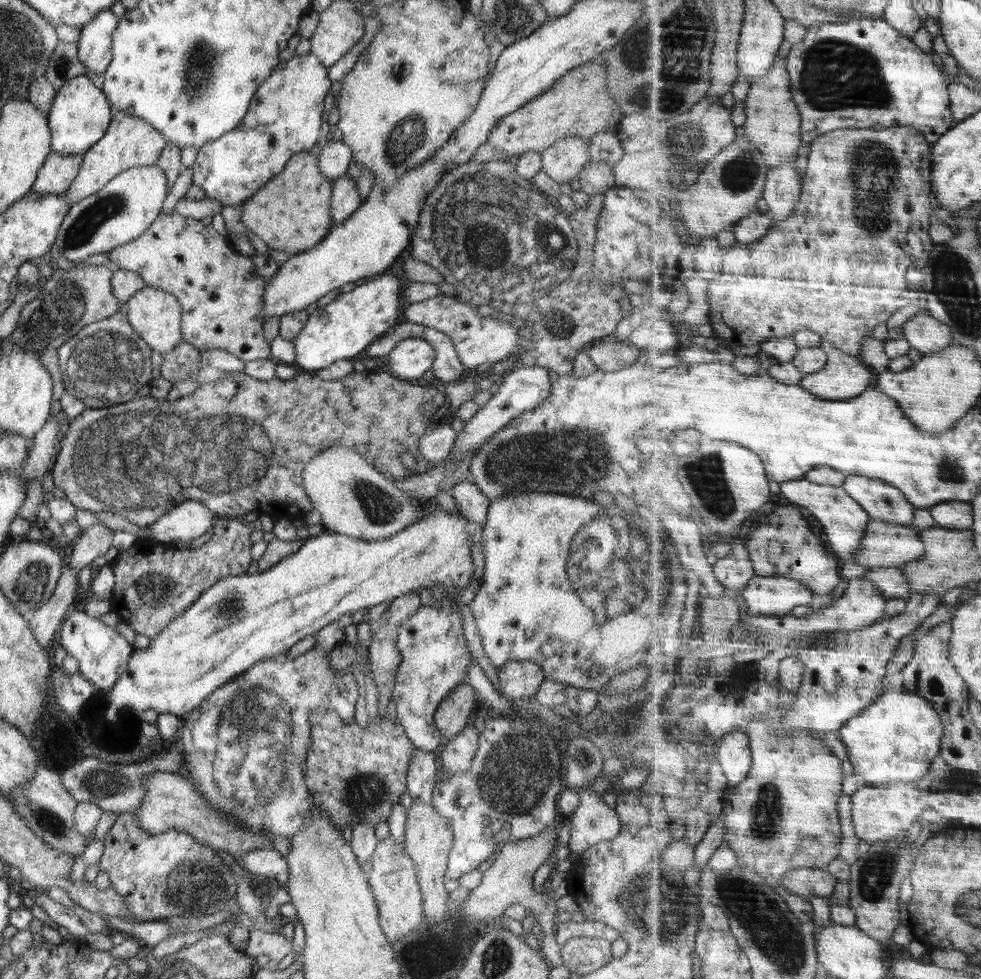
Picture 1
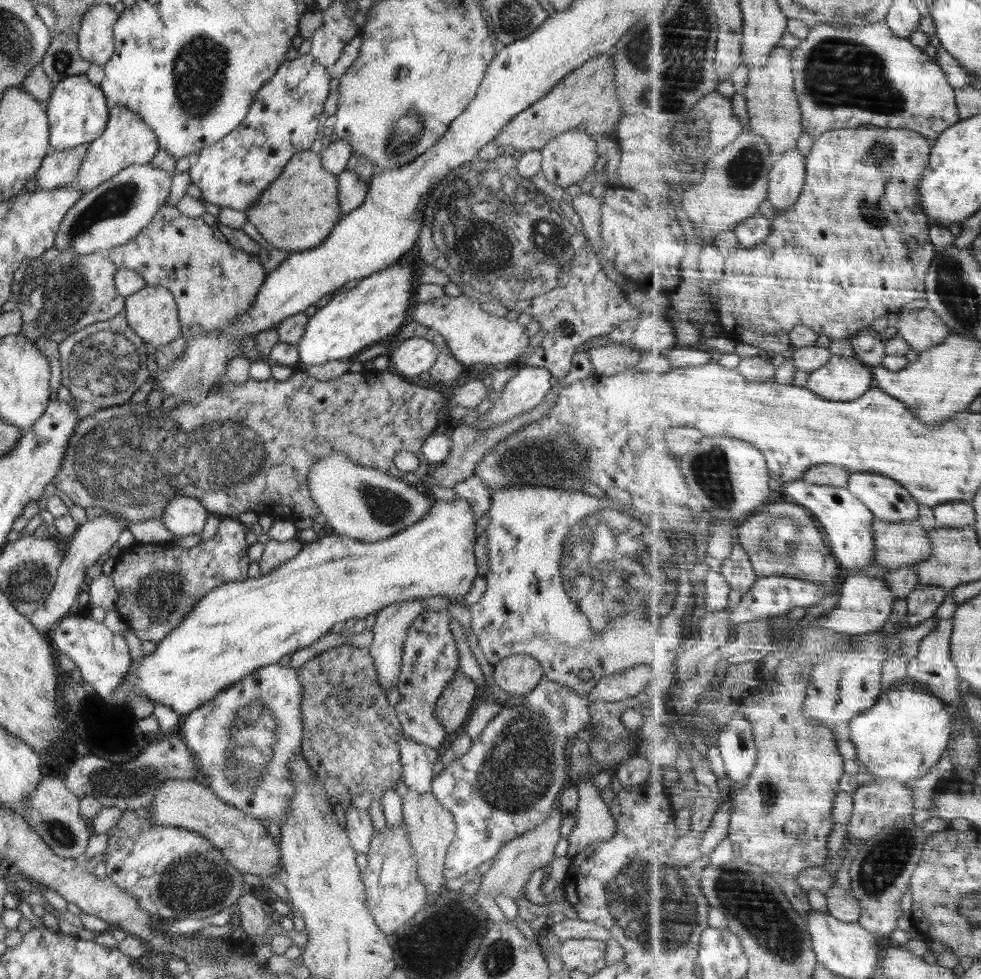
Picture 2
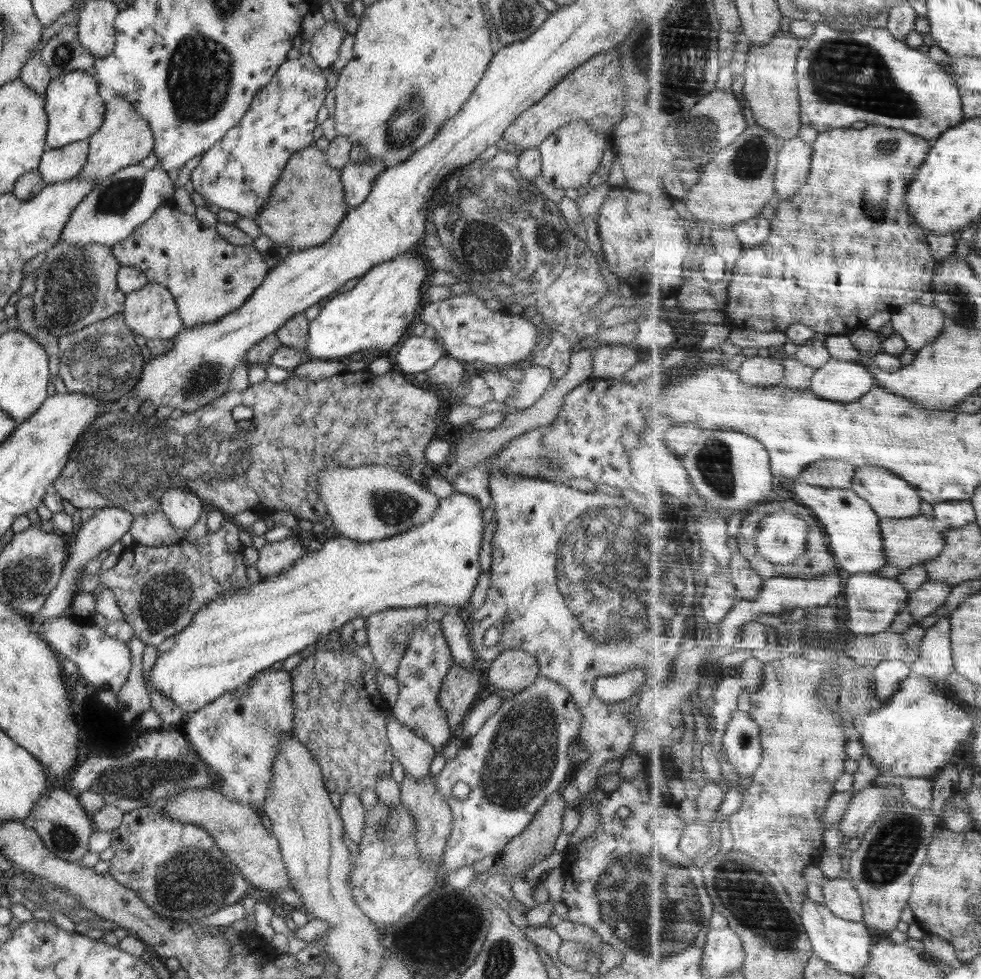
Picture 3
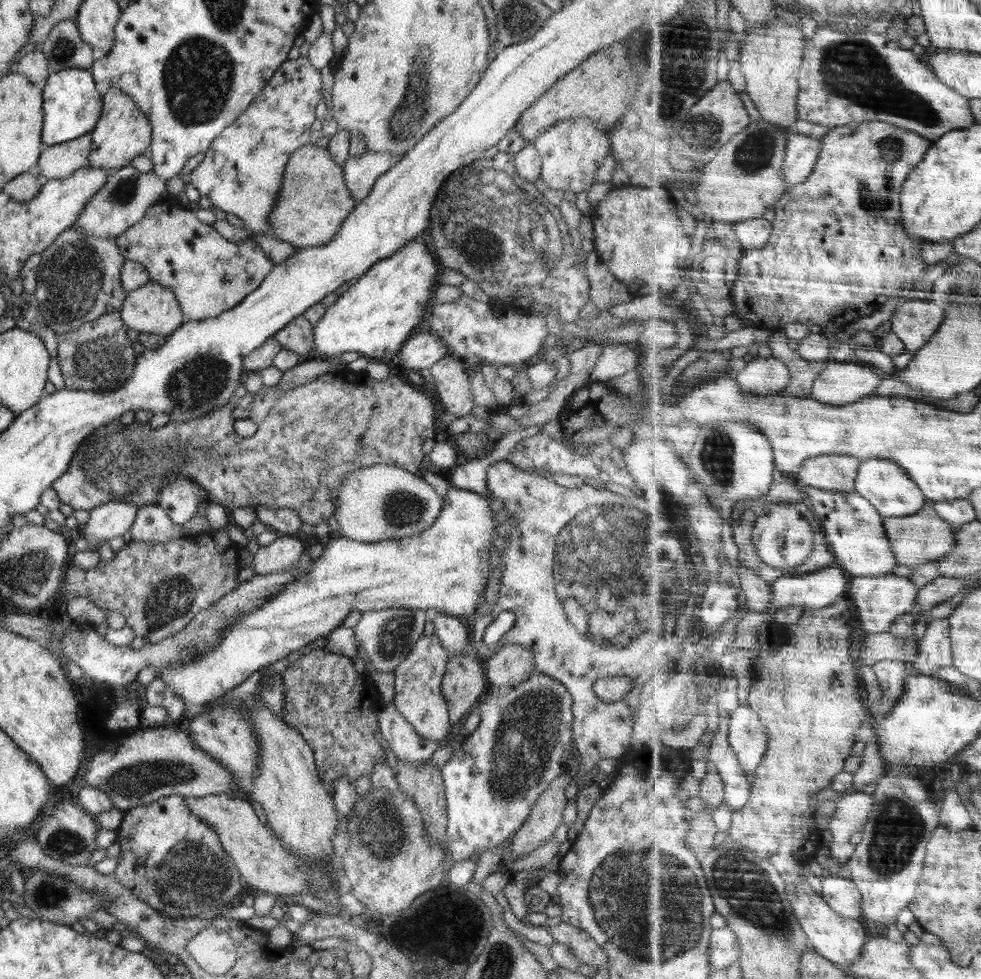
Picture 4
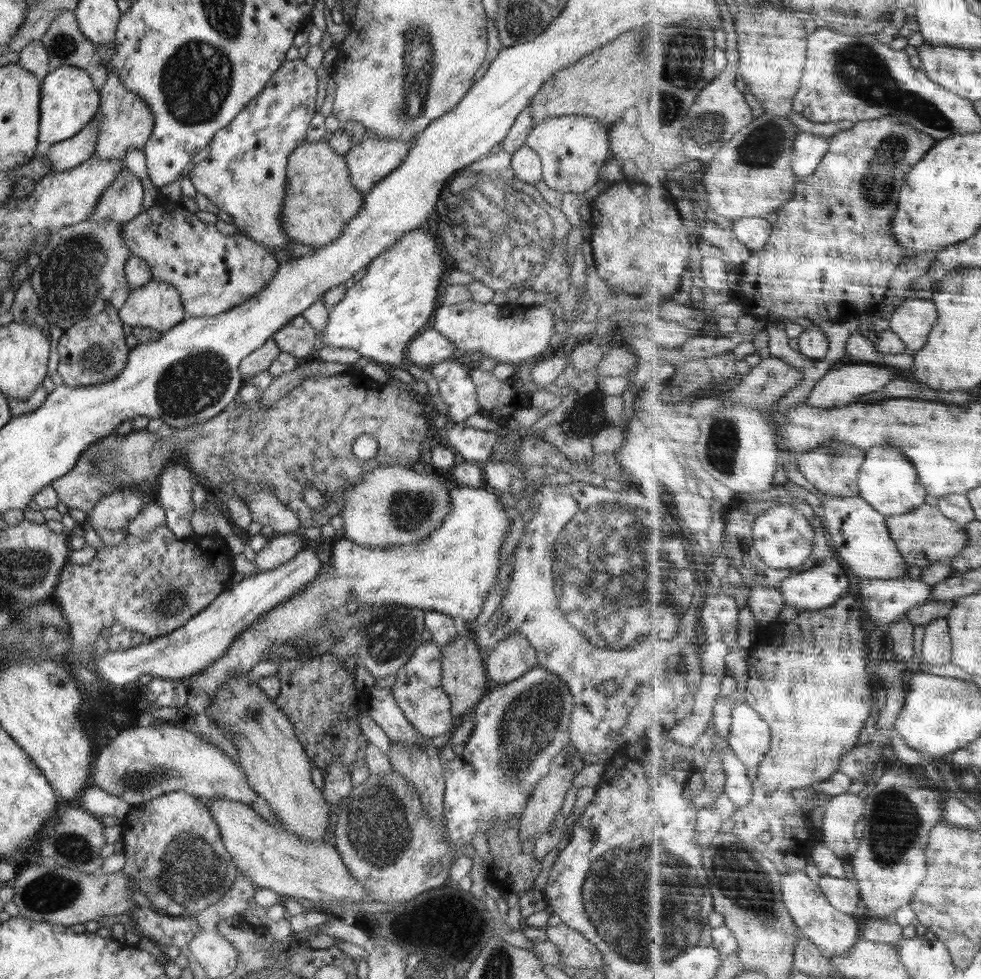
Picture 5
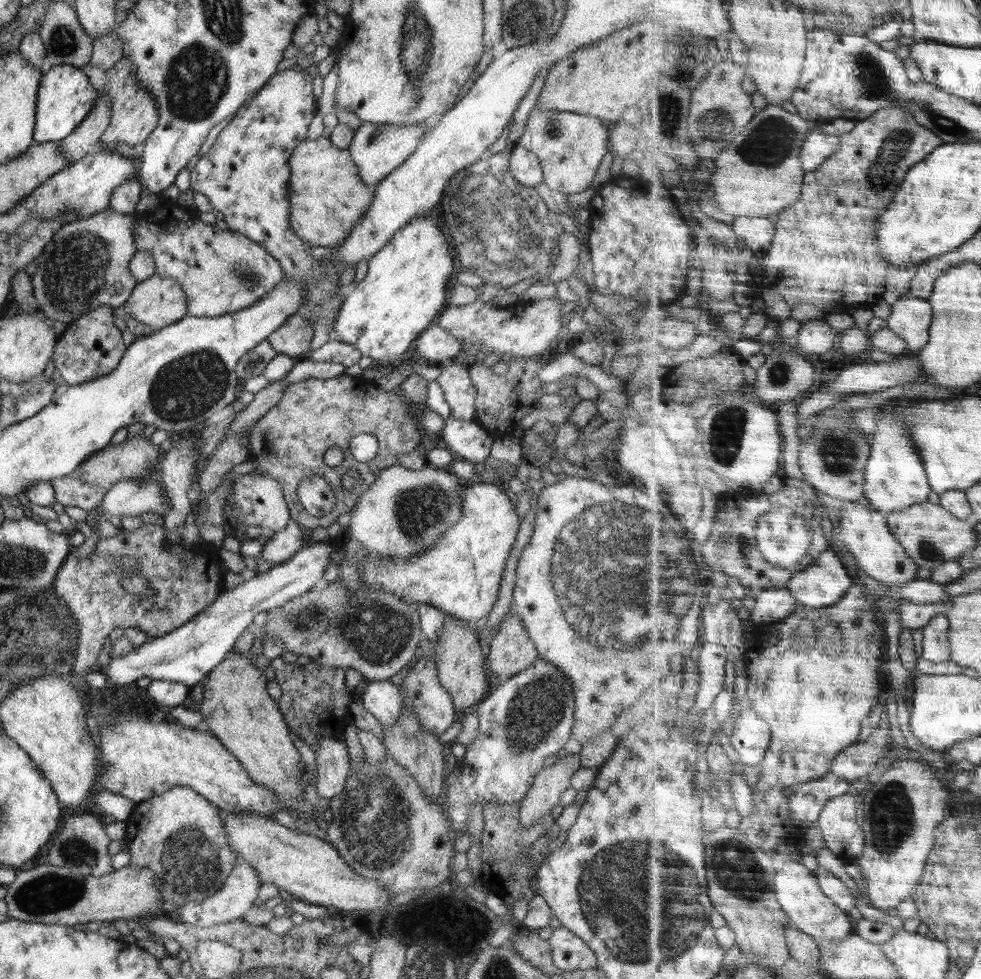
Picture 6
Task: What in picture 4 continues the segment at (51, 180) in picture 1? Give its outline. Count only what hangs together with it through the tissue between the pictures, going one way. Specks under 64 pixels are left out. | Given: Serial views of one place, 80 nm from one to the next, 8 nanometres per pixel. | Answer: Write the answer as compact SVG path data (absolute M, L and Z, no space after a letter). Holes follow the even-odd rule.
M92 131L57 145L48 145L37 162L37 167L47 179L67 177L79 168L90 165Z

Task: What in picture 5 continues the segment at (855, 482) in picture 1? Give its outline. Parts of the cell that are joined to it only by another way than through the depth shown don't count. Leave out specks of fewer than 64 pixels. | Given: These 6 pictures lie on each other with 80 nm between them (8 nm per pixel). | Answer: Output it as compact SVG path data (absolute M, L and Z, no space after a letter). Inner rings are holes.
M879 446L868 453L863 470L860 471L859 485L861 497L865 498L876 510L889 516L906 514L926 504L927 486L921 479L918 468L911 458L902 454L902 450L893 446Z

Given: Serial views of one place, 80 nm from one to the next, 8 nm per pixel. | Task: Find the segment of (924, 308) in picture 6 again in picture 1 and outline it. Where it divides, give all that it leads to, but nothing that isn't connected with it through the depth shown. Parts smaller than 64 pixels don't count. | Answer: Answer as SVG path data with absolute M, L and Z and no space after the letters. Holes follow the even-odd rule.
M921 310L904 326L905 337L913 348L925 354L948 350L955 341L952 328L932 316L929 311Z

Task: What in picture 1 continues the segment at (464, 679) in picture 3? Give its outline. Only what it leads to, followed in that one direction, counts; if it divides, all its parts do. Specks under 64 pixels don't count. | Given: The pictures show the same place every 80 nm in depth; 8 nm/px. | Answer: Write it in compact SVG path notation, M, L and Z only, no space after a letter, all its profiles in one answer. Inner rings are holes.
M464 680L459 682L436 707L433 721L442 737L453 739L468 722L477 694Z

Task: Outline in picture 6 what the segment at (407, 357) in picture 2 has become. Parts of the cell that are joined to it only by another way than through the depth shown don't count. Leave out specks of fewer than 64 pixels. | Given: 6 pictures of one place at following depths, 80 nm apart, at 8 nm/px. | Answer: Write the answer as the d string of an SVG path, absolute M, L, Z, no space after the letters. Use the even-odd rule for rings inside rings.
M433 323L415 340L412 350L418 362L440 365L455 359L461 346L450 332Z

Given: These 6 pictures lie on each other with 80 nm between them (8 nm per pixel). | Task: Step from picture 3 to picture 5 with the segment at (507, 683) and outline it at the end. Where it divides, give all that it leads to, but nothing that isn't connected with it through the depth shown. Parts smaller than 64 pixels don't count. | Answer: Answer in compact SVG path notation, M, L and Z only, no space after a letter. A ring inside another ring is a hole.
M512 633L500 642L486 658L486 674L498 685L515 681L538 666L536 651L523 634Z

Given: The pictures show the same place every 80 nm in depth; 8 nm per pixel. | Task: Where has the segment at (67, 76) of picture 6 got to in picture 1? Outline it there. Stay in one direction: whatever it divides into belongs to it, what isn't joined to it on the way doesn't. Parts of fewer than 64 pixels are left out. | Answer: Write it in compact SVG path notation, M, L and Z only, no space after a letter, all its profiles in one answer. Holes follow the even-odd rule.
M86 75L75 76L58 89L47 114L51 147L63 155L84 154L106 134L113 113L114 108L100 88L96 88Z

